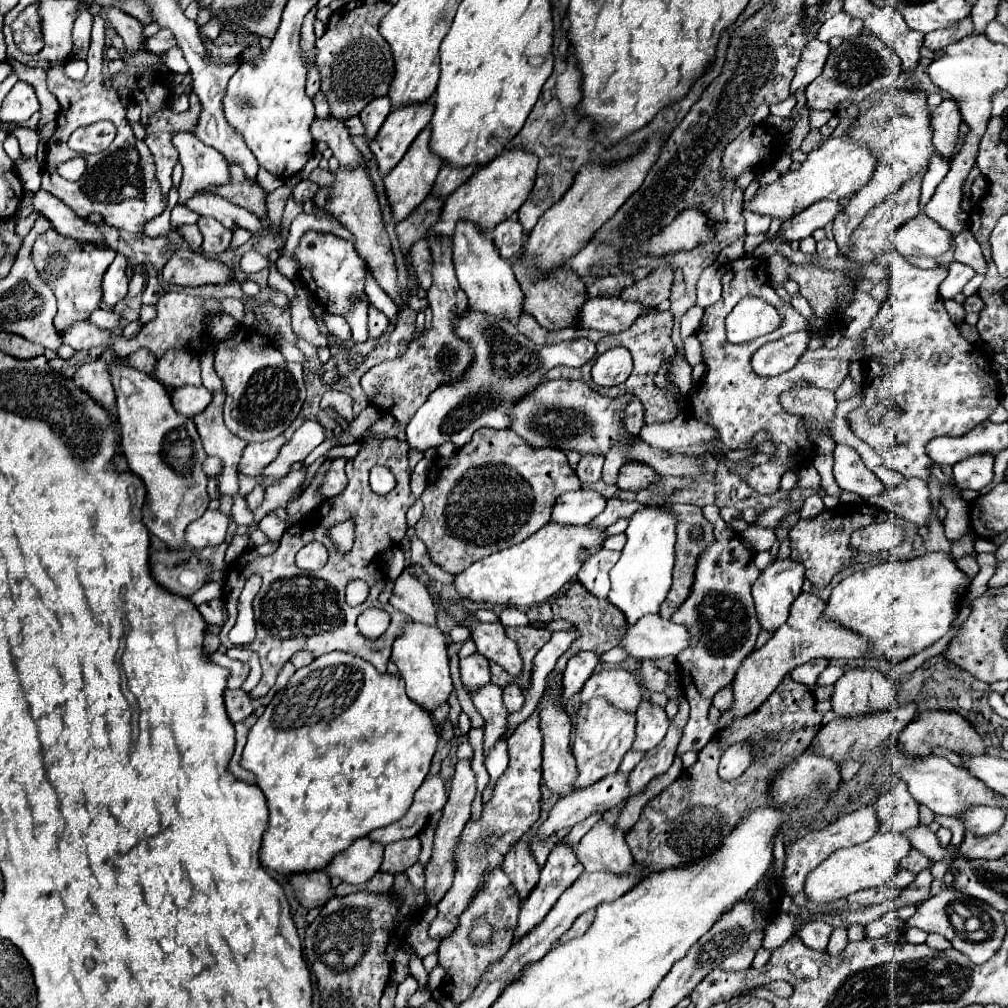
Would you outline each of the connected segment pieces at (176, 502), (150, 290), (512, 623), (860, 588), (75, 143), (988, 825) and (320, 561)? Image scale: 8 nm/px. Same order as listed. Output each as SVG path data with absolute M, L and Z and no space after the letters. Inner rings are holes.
M104 349L102 357L104 357L104 361L110 363L112 383L114 383L114 391L116 391L116 409L118 409L120 435L122 435L122 453L126 455L130 471L136 473L146 485L146 503L142 509L142 521L150 533L154 533L156 537L160 537L168 545L168 549L182 549L182 547L186 547L184 529L188 527L188 523L202 517L204 511L208 509L208 503L210 503L210 497L206 491L208 477L202 471L202 463L206 459L206 453L204 453L202 441L196 433L196 425L190 417L180 415L172 407L172 401L170 401L162 383L158 383L150 375L144 375L142 371L136 371L136 369L124 365L124 359L116 357L112 349Z
M149 264L143 265L143 272L148 273L148 283L146 289L142 294L142 304L144 305L156 305L160 297L164 294L163 289L158 281L157 269Z
M504 609L504 611L500 613L500 623L502 623L504 627L526 627L530 621L528 621L528 617L526 617L522 611L518 611L518 609Z
M930 553L916 557L912 561L887 561L882 565L872 565L864 571L856 571L842 579L834 589L824 609L824 619L836 621L840 627L846 627L870 643L872 657L884 657L892 665L908 659L910 655L920 653L942 637L952 621L958 615L960 597L964 597L970 579L958 569L958 565L944 553Z
M98 121L88 127L80 127L78 133L72 133L68 147L76 153L102 153L110 147L116 137L116 127L110 121Z
M992 807L968 809L968 813L964 813L960 821L964 823L966 829L972 829L972 833L988 835L1000 829L1000 825L1004 823L1004 809L992 809Z
M318 541L308 543L306 547L302 547L296 553L296 565L308 573L322 569L326 565L326 561L328 561L328 549Z

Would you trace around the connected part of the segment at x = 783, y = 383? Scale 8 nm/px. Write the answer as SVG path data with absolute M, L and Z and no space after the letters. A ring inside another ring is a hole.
M742 257L742 259L736 259L730 265L726 265L722 285L724 285L724 291L722 291L720 301L704 311L702 327L696 333L698 341L702 343L702 349L704 349L704 361L708 365L708 375L704 377L704 381L696 389L696 393L690 395L692 413L696 419L714 425L718 429L720 440L724 446L730 447L730 450L745 448L758 431L770 433L770 443L774 443L774 447L776 447L776 451L772 453L772 461L750 469L750 473L744 477L744 481L754 491L758 491L762 495L770 495L780 489L780 479L792 465L796 465L798 461L812 459L812 455L814 455L812 441L808 439L808 431L802 425L802 417L786 413L786 409L780 405L780 395L784 391L790 391L790 389L802 385L802 383L814 385L818 389L836 391L840 387L840 383L844 381L844 377L848 375L848 363L846 361L814 361L814 363L810 361L810 363L798 363L796 367L792 367L790 371L786 371L778 377L756 377L756 373L752 373L752 367L750 367L750 357L754 355L754 351L768 341L776 341L788 333L808 329L808 321L796 309L792 309L792 305L778 299L778 295L774 293L774 289L768 283L766 263L760 263L754 257ZM748 295L762 297L766 301L768 301L768 297L764 297L764 295L770 295L770 305L774 305L778 309L778 313L784 317L784 321L770 335L758 337L746 345L732 345L726 339L724 319L734 309L734 305L742 297L748 297Z

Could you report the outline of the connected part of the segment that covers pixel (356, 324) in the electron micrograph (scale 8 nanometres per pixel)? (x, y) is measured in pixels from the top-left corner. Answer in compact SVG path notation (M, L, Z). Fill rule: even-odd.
M308 231L300 239L300 245L294 251L294 259L300 265L300 281L306 289L324 305L324 309L332 315L342 315L352 327L352 339L358 343L368 339L368 299L364 295L364 279L366 279L366 263L356 253L354 243L340 239L332 233L316 233ZM358 293L360 301L352 303L352 295Z

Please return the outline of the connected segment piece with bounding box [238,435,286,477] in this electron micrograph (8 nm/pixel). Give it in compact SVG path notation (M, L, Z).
M280 435L272 441L264 441L264 443L250 443L242 453L242 459L238 463L238 471L248 477L262 475L262 469L278 457L278 451L282 449L284 443L286 443L284 435Z

